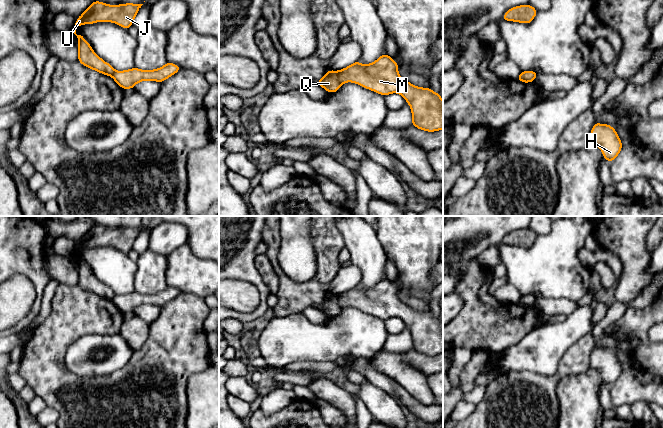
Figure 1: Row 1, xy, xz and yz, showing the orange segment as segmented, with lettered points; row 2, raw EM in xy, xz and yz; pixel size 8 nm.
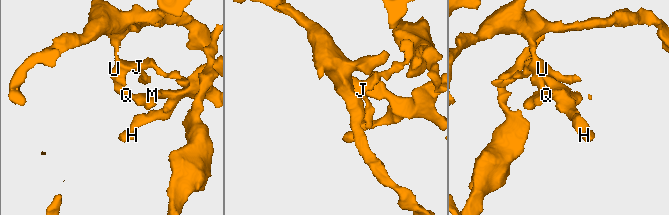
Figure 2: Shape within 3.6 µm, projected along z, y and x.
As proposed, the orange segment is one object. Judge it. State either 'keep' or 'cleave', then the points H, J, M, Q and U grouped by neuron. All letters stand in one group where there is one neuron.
cleave | H M / J Q U

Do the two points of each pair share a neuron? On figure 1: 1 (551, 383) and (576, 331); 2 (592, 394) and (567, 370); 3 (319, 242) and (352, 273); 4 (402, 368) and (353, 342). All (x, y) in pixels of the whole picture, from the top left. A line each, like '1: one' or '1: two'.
1: two
2: two
3: two
4: two

